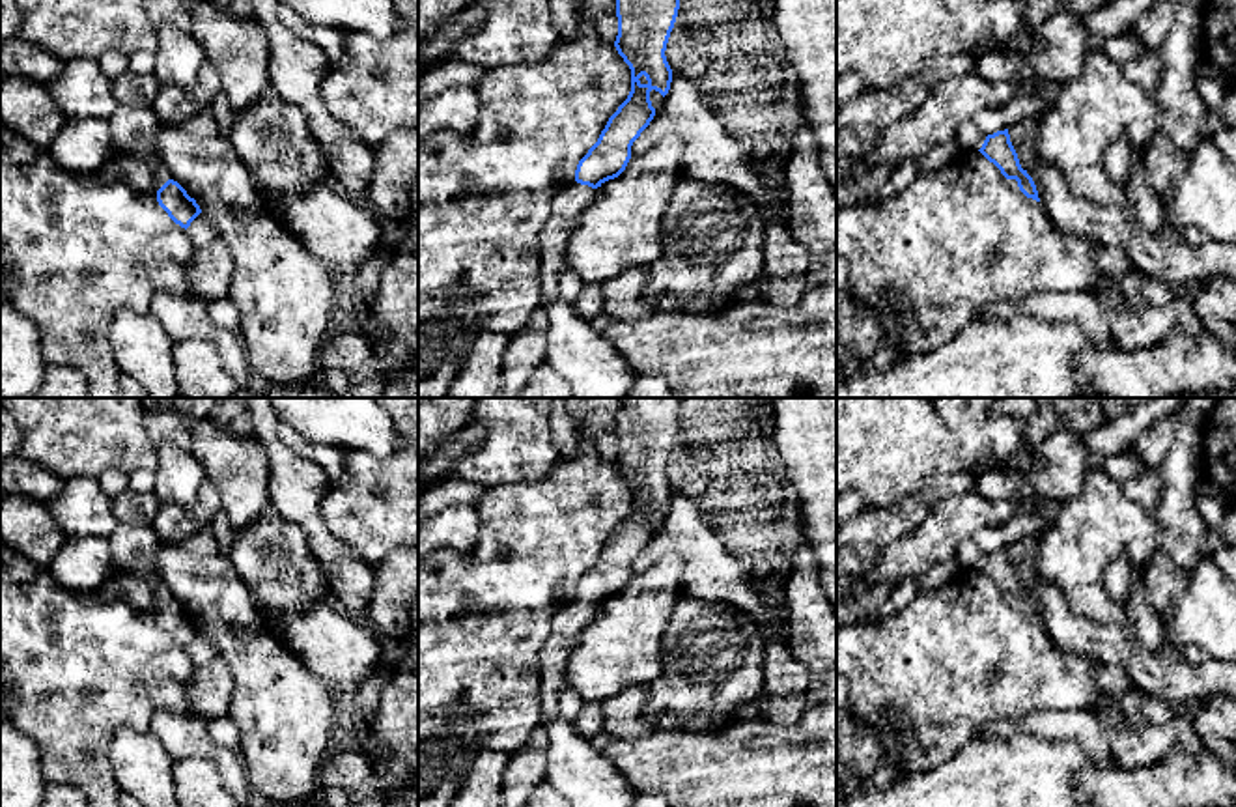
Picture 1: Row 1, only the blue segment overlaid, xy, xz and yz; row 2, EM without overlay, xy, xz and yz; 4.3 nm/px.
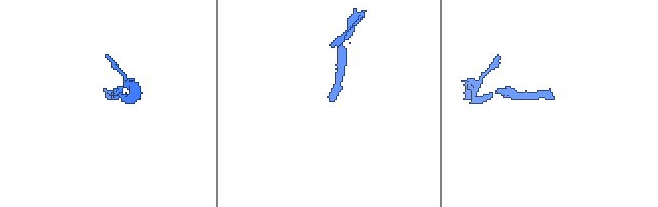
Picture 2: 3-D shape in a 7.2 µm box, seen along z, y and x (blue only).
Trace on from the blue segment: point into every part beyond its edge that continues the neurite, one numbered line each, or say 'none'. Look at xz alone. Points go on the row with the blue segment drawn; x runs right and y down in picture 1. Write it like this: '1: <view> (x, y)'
1: xz (572, 200)

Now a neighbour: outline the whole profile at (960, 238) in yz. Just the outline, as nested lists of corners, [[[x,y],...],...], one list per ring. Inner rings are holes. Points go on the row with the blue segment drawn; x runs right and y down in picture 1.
[[[960,149],[945,166],[891,198],[836,209],[836,254],[848,262],[853,295],[872,303],[883,290],[898,290],[911,308],[902,333],[911,353],[937,349],[991,303],[1016,303],[1036,293],[1094,291],[1103,275],[1096,252],[1094,241],[1059,230],[1042,204],[1027,198],[1018,181],[1006,179],[980,151]]]

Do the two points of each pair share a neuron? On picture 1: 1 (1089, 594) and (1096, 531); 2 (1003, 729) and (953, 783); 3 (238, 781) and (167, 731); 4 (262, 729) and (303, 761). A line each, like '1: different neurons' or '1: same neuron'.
1: same neuron
2: different neurons
3: same neuron
4: same neuron

